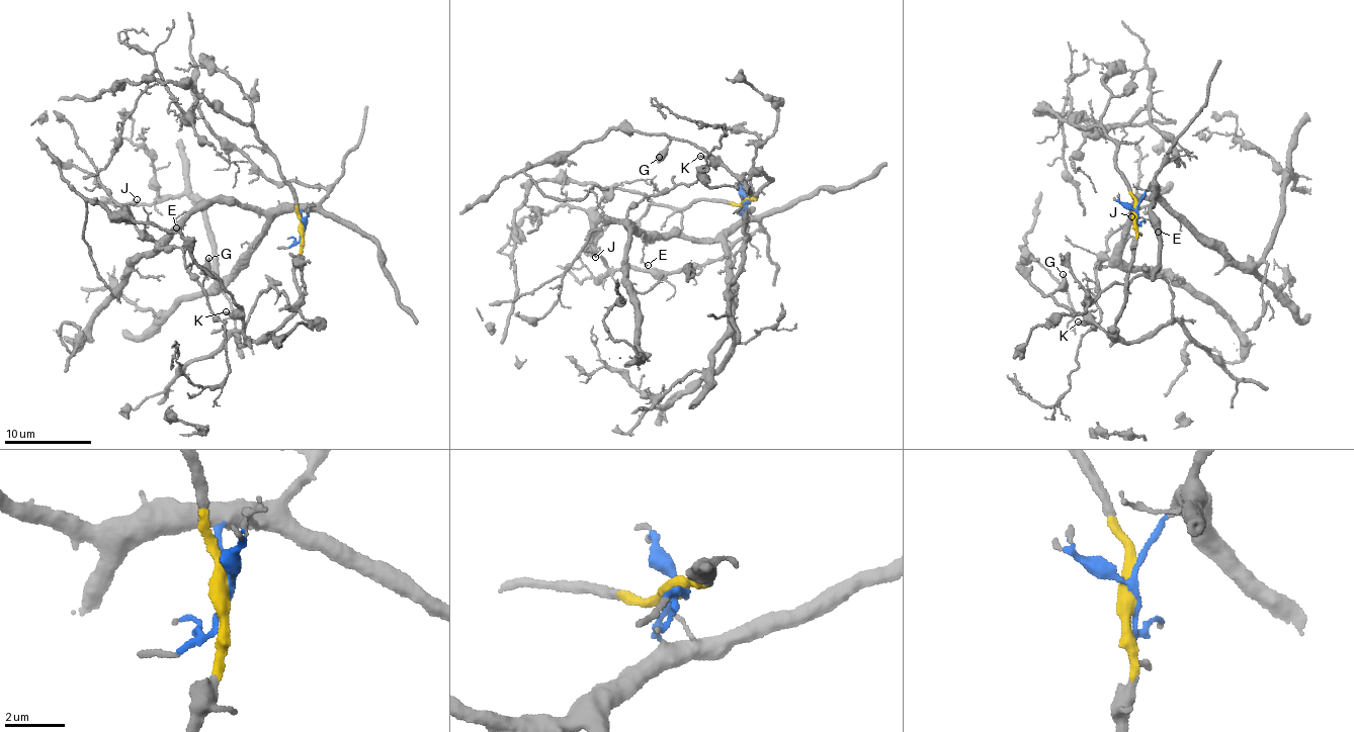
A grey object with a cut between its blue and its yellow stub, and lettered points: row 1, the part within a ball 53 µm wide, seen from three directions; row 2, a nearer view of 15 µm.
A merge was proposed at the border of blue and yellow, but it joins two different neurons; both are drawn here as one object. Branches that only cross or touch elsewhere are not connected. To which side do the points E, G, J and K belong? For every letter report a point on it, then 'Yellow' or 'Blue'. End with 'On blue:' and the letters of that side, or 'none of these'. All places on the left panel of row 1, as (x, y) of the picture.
E: Place: (176, 227). Blue
G: Place: (208, 258). Yellow
J: Place: (137, 199). Blue
K: Place: (226, 311). Yellow
On blue: E, J

